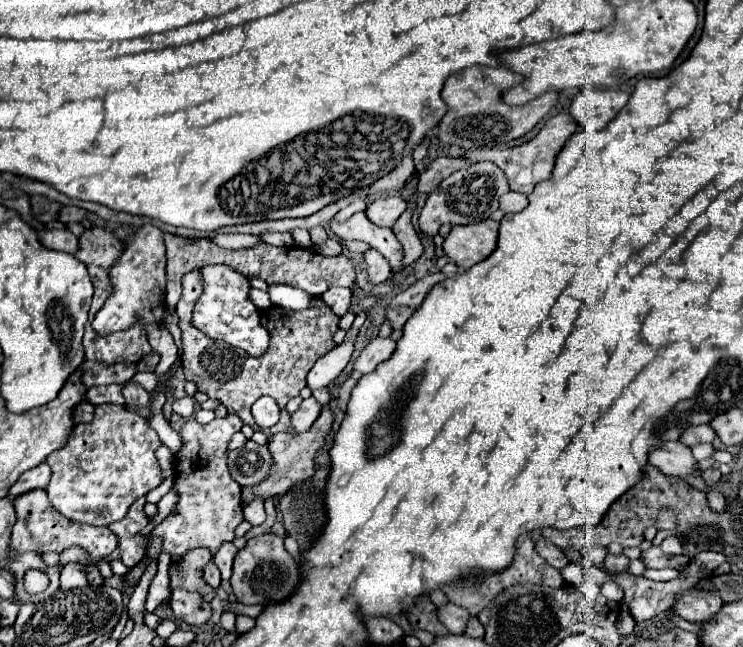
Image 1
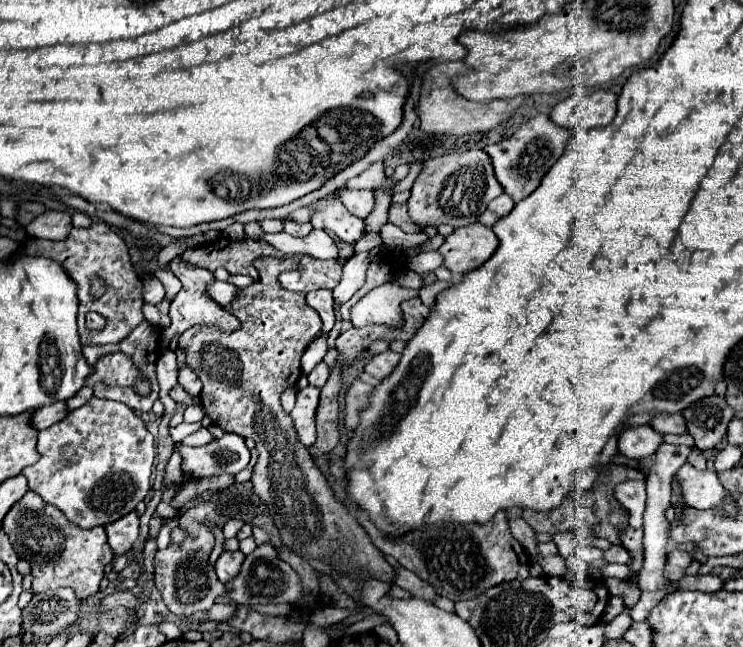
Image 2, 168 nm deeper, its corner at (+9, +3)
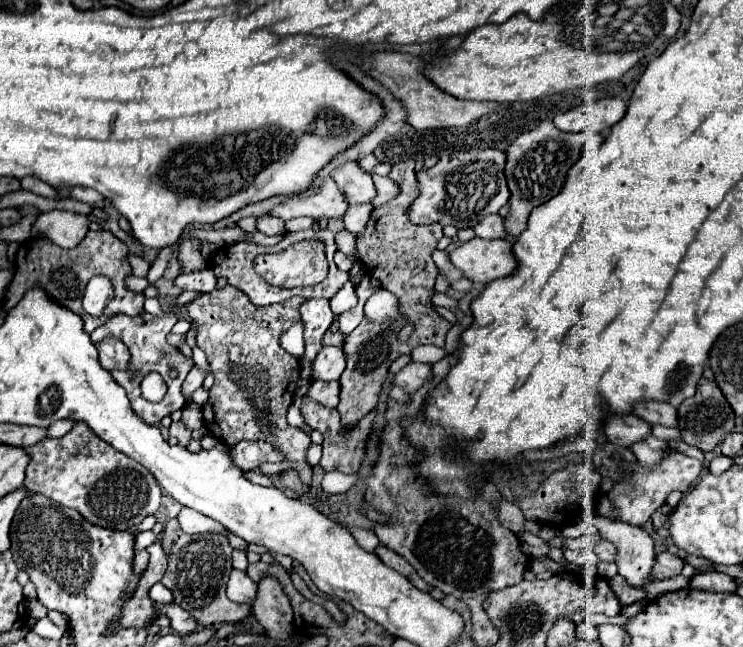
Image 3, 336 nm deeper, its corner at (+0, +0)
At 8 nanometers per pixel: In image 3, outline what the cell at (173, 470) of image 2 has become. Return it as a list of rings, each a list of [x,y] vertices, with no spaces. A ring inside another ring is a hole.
[[[173,422],[173,424],[169,426],[169,434],[175,436],[183,448],[187,448],[187,442],[189,442],[189,438],[191,438],[191,432],[189,432],[181,422]]]

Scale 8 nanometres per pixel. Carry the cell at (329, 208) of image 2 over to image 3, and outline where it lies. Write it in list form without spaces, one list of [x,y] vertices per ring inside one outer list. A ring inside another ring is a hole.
[[[331,178],[323,180],[323,186],[319,194],[315,196],[293,196],[285,204],[277,206],[271,216],[279,216],[283,220],[309,216],[319,220],[331,220],[331,218],[345,218],[349,204],[341,196],[337,184]]]

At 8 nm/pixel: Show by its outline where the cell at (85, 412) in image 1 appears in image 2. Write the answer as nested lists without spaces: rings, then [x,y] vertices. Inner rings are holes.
[[[58,401],[56,405],[48,405],[48,407],[38,409],[36,413],[32,413],[30,425],[32,425],[34,429],[42,431],[42,429],[48,429],[50,425],[58,423],[58,421],[64,419],[64,417],[66,417],[66,403],[64,403],[64,401],[62,401],[62,403]]]

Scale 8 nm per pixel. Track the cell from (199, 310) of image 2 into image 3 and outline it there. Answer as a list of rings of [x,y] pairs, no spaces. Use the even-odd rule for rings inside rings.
[[[185,240],[179,246],[177,260],[181,264],[181,274],[189,274],[195,270],[205,270],[209,264],[201,256],[201,244],[197,240]]]

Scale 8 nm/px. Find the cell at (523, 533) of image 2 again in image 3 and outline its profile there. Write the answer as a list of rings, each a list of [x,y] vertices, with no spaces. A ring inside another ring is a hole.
[[[501,500],[501,504],[499,504],[499,520],[505,528],[509,528],[515,534],[525,532],[525,516],[523,516],[521,508],[507,500]]]

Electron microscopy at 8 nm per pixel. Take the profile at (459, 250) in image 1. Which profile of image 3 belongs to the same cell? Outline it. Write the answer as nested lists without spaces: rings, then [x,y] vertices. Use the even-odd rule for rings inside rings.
[[[473,238],[457,246],[449,258],[453,266],[477,286],[501,276],[509,276],[517,268],[517,260],[507,240]]]

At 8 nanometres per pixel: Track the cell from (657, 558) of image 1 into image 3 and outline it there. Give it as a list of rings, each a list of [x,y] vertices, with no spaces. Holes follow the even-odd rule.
[[[601,540],[601,542],[595,546],[595,552],[597,552],[597,556],[599,556],[603,562],[615,562],[615,558],[617,558],[617,552],[615,552],[613,544],[609,544],[609,542],[605,542],[605,540]]]

